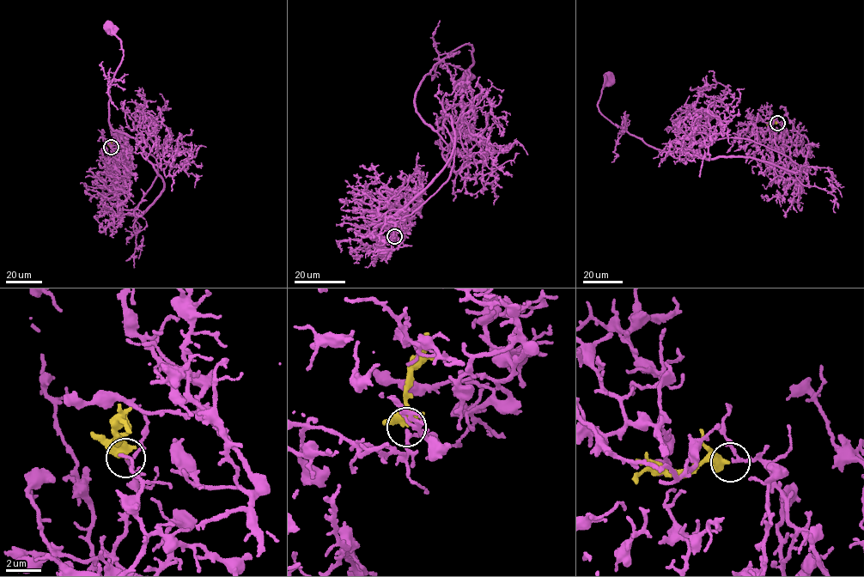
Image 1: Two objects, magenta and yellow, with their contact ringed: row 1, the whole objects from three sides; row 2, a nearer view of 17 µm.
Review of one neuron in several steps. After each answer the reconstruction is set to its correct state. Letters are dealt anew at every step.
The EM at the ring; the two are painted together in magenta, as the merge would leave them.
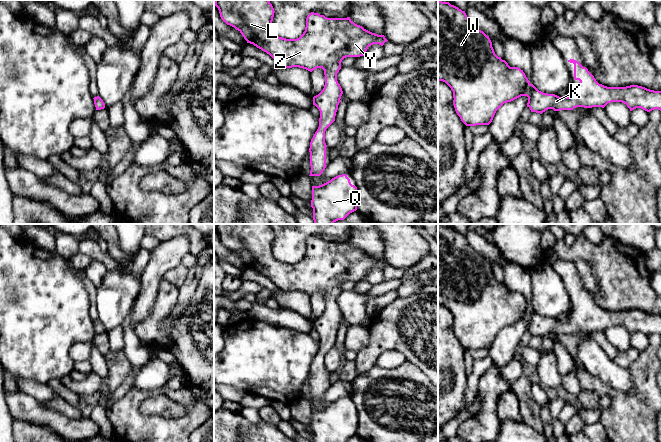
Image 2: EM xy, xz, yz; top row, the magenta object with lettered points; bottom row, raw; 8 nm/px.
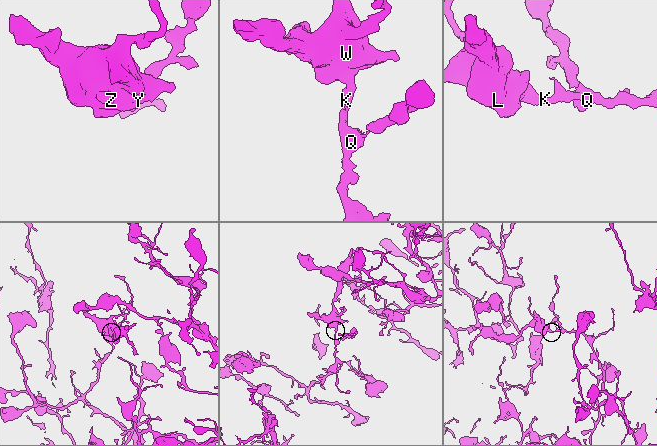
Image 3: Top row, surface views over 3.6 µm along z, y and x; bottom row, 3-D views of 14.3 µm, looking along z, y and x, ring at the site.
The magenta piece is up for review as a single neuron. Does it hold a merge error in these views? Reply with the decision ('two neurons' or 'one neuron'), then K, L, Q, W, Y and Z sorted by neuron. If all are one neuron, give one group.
one neuron | K L Q W Y Z

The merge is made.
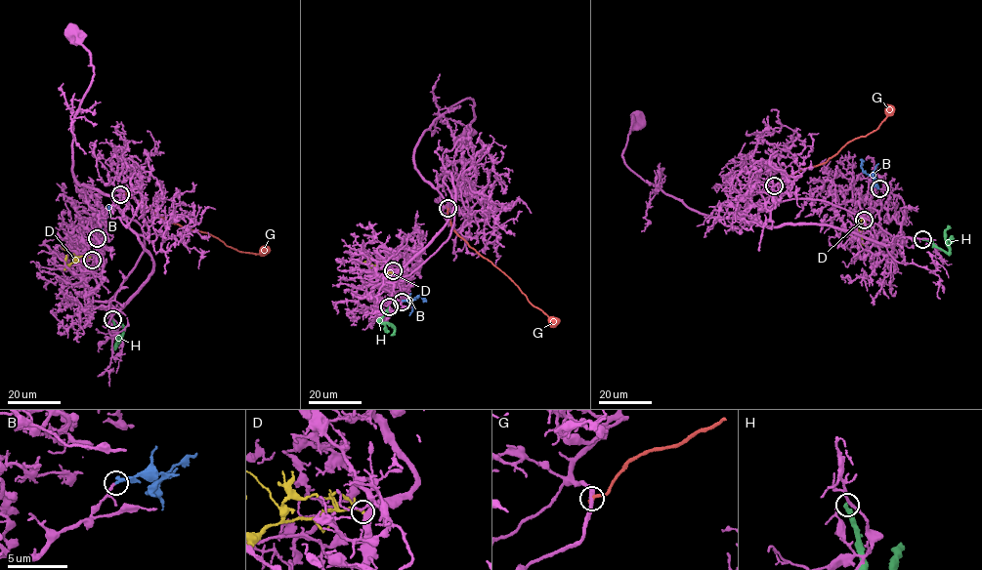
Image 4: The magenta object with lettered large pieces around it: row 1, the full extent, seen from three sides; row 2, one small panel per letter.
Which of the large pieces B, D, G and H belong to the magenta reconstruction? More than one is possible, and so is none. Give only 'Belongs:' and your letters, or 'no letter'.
Belongs: B, D

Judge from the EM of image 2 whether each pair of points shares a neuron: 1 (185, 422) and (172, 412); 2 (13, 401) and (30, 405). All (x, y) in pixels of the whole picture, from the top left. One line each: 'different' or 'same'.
1: different
2: same

